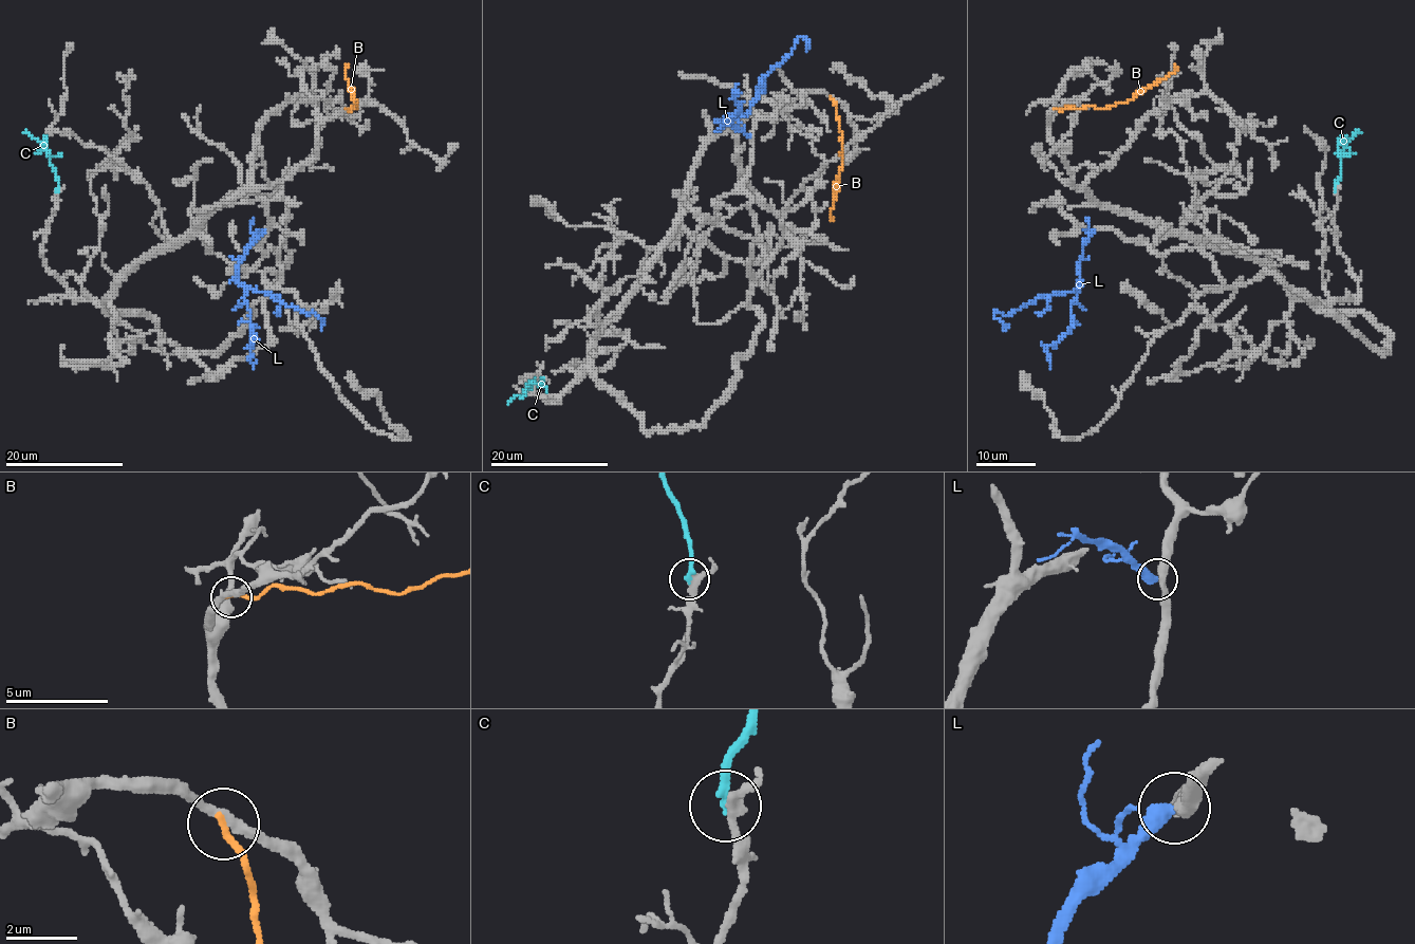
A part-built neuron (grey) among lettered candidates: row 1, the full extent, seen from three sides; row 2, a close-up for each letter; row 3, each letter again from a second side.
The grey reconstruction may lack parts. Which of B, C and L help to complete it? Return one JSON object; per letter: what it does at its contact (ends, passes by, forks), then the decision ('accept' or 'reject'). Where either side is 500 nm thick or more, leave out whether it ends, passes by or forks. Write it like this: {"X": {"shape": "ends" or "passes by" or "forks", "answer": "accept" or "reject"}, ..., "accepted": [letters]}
{"B": {"shape": "ends", "answer": "reject"}, "C": {"shape": "ends", "answer": "reject"}, "L": {"shape": "ends", "answer": "reject"}, "accepted": []}

